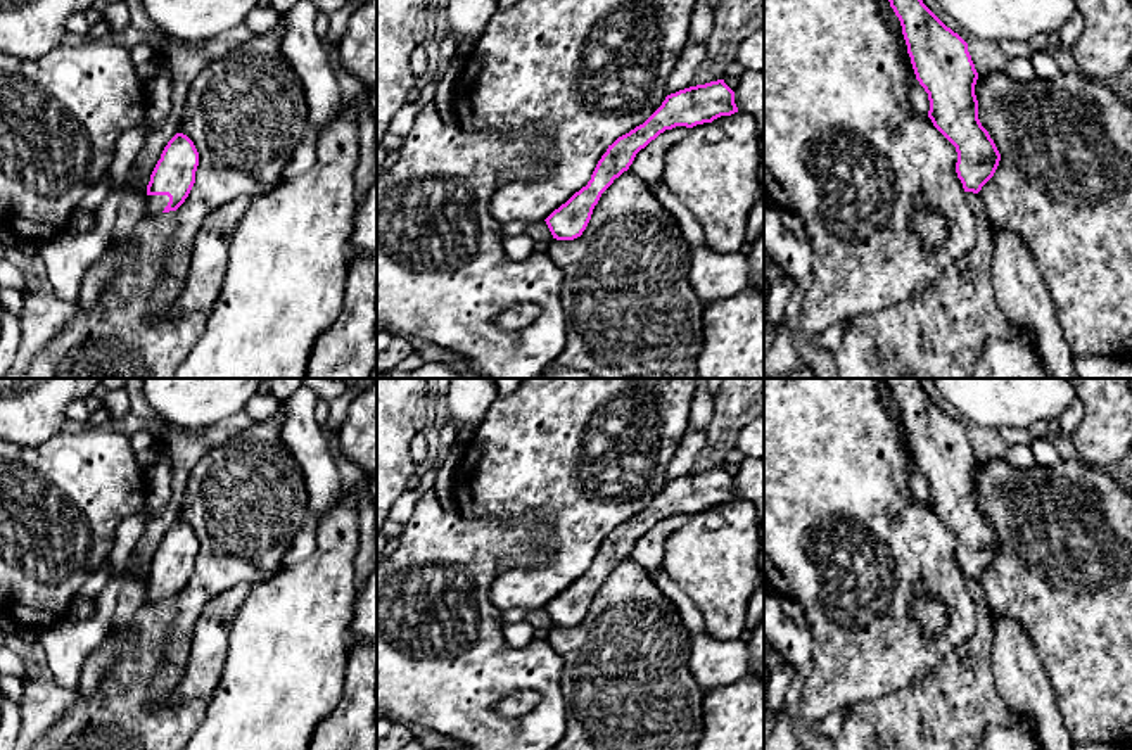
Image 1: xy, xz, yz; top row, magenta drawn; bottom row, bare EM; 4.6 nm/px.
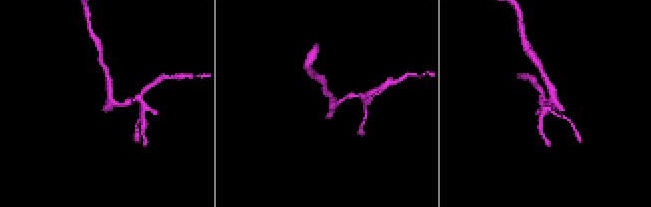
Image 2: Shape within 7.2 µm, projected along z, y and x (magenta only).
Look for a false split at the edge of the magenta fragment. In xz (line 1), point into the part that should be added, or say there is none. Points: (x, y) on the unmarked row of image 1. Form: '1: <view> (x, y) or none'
1: none

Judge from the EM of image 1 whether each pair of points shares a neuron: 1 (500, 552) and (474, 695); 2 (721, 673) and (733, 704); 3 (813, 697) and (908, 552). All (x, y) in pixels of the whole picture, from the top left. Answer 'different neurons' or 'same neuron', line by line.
1: same neuron
2: different neurons
3: same neuron

